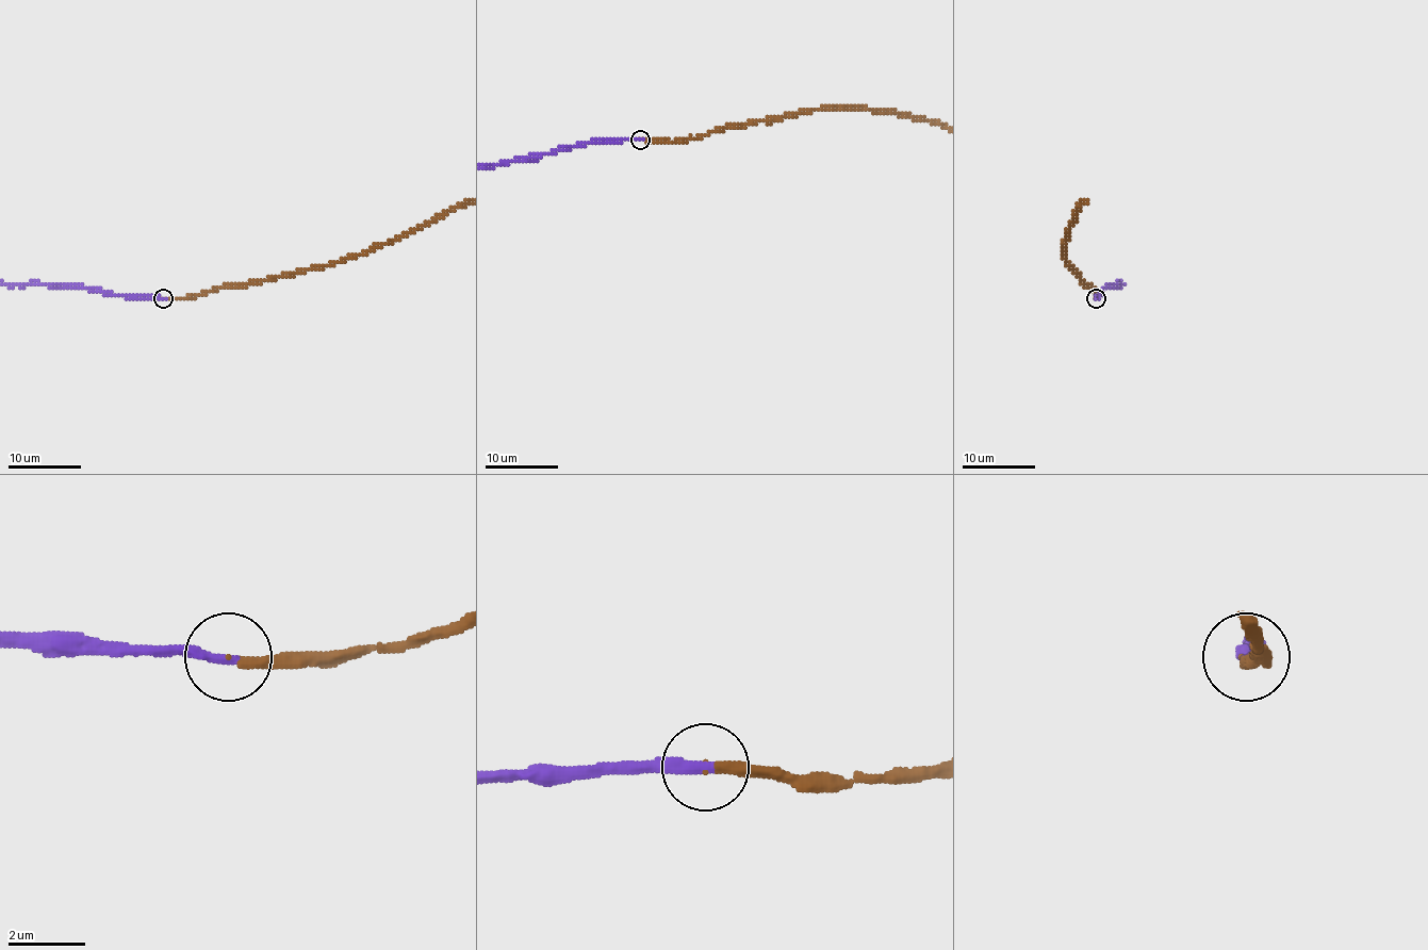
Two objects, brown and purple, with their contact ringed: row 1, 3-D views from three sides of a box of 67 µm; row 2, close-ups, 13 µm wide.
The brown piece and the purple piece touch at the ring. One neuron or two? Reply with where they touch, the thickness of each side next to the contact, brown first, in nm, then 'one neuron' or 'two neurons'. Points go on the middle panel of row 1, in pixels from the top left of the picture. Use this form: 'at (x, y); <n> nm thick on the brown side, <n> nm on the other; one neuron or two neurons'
at (640, 140); 240 nm thick on the brown side, 320 nm on the other; one neuron

